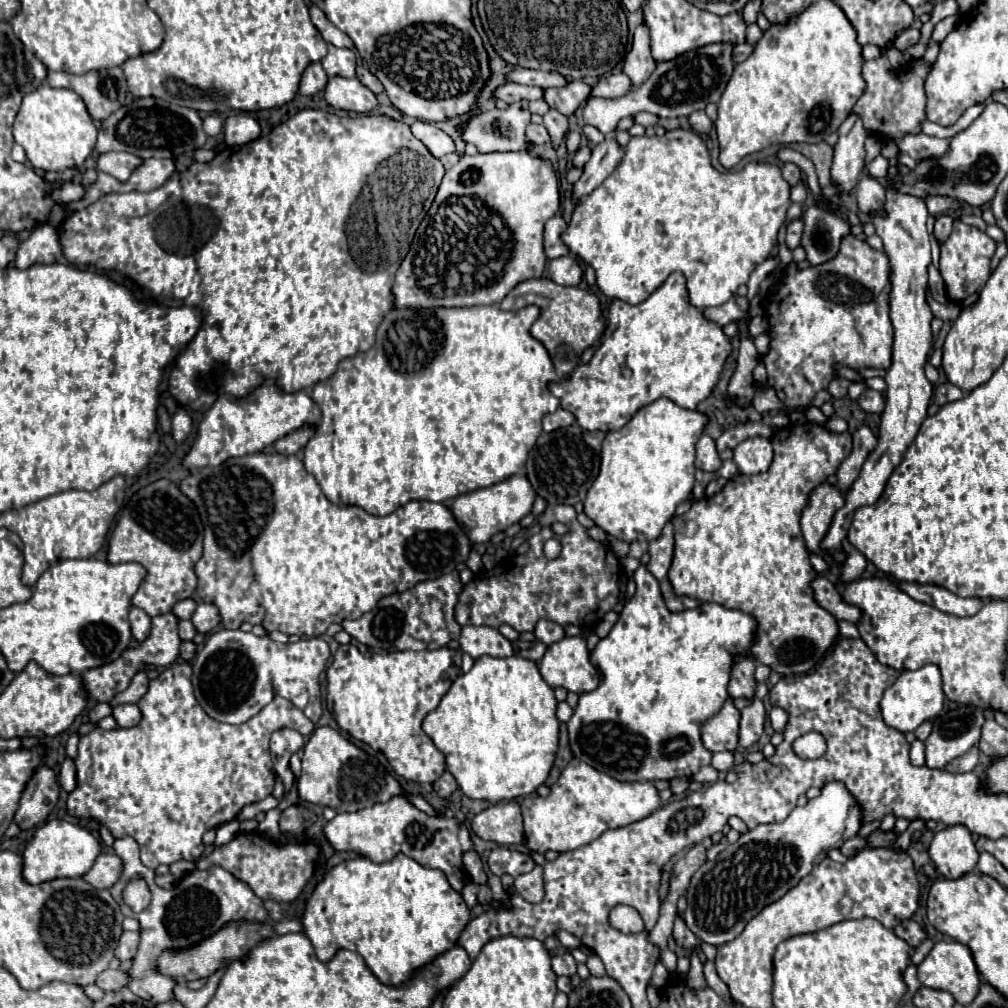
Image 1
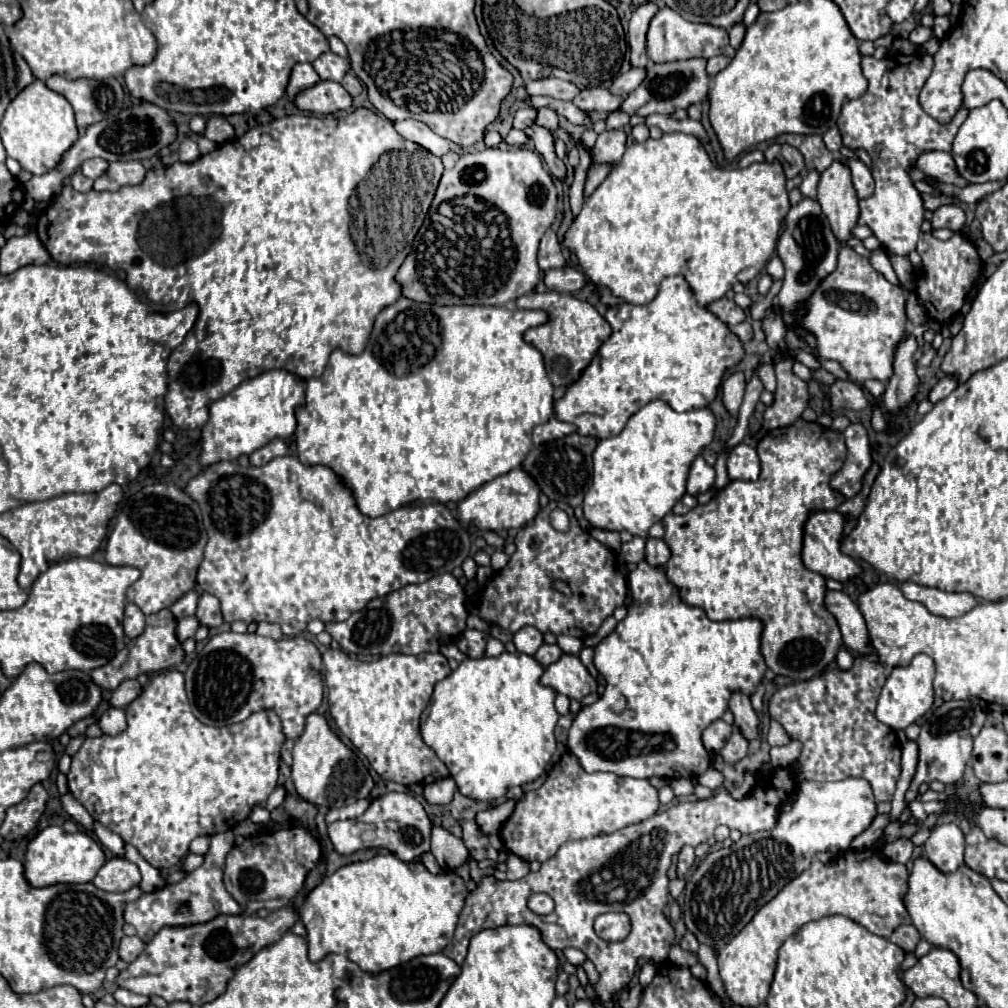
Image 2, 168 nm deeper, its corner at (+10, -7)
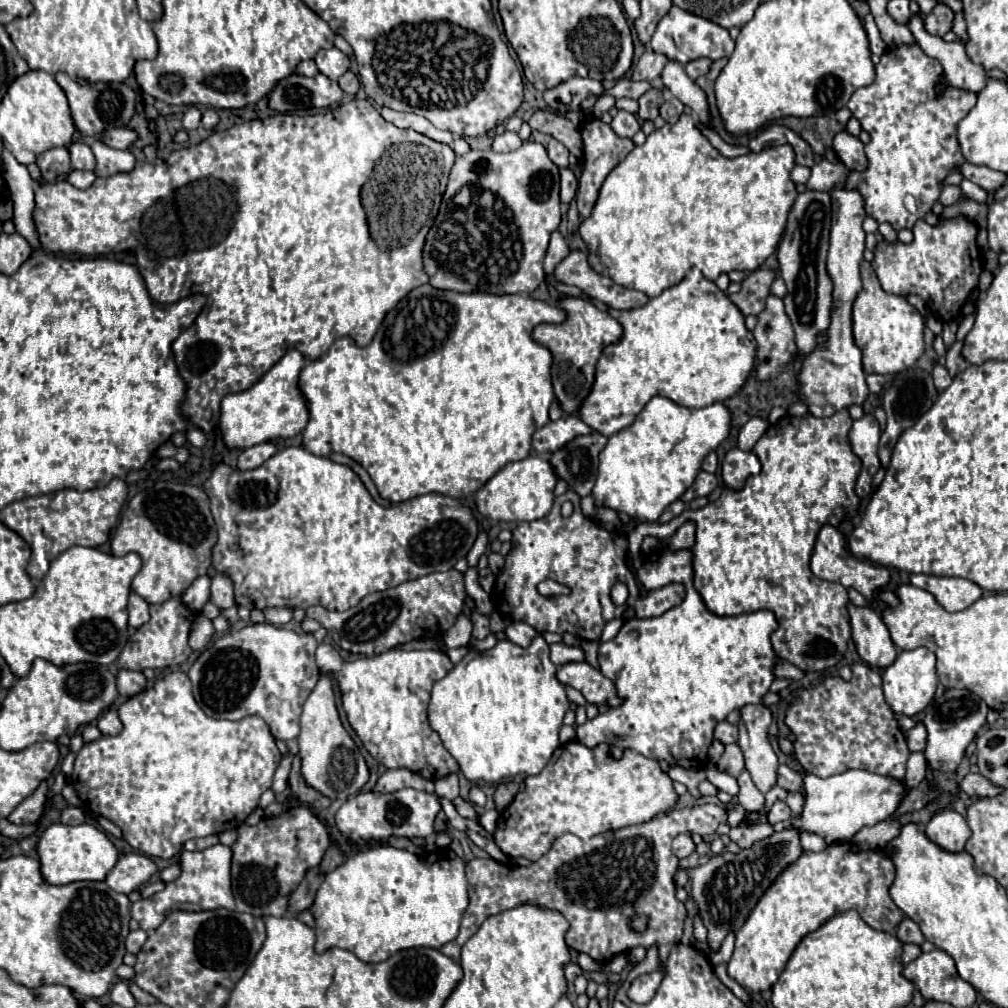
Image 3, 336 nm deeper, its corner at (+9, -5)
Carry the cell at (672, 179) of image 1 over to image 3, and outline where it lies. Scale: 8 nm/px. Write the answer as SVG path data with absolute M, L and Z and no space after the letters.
M681 115L677 123L665 123L661 129L655 129L647 141L639 147L635 147L611 173L609 177L605 179L603 187L601 187L601 193L599 193L599 199L597 199L597 205L591 213L589 219L585 219L579 227L579 233L583 237L583 241L587 243L589 247L589 263L591 267L597 271L597 273L603 273L607 277L611 277L615 283L627 287L627 289L637 289L637 291L643 291L647 297L657 297L661 295L665 289L673 287L678 284L685 274L693 267L697 265L703 275L711 281L715 281L719 277L719 273L729 273L733 269L741 269L741 271L755 271L759 269L759 265L777 249L779 241L781 241L781 235L785 231L785 225L787 225L787 215L797 199L797 189L795 189L795 183L789 179L791 177L791 169L795 167L795 155L793 155L793 149L789 145L777 145L777 147L767 147L767 149L761 149L759 153L747 153L747 155L741 155L741 157L723 157L711 143L709 139L701 133L701 129L697 127L697 121L693 115Z

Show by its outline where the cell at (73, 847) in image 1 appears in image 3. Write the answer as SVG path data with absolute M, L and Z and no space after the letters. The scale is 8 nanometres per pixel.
M83 823L83 825L51 825L39 839L37 845L41 873L47 883L51 885L67 885L73 881L103 881L107 873L119 861L119 851L111 843L111 839L97 827Z

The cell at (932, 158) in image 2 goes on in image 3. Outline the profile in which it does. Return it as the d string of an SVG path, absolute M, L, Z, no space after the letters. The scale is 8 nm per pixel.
M965 163L965 165L961 167L961 173L963 173L969 181L977 183L979 187L983 187L983 189L987 189L987 191L995 191L995 189L999 189L999 187L1007 181L1007 173L989 169L989 167L985 167L985 165Z

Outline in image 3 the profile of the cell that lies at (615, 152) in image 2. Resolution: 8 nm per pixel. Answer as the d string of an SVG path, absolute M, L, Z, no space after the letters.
M619 111L615 117L613 117L613 123L611 123L613 131L619 135L619 137L633 137L641 125L637 121L637 115L633 117L633 113L629 111Z

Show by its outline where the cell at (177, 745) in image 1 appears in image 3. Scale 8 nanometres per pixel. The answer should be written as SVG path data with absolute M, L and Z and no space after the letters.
M171 671L167 673L163 679L155 681L153 687L141 691L139 695L133 695L129 697L119 709L117 709L119 717L121 717L121 723L123 723L123 731L115 737L101 737L97 741L91 741L91 743L85 743L83 749L77 753L75 757L75 769L73 769L73 775L71 775L71 785L73 789L77 791L79 799L97 815L103 815L105 819L113 821L121 831L123 831L123 839L137 851L149 855L149 857L159 857L159 859L171 859L175 857L181 849L183 849L183 843L187 839L193 839L193 837L207 837L207 835L217 835L221 831L227 831L227 829L237 829L239 825L245 823L245 819L251 815L251 811L259 805L259 799L263 795L263 791L271 789L271 779L273 779L273 773L281 761L281 753L275 745L275 739L267 727L267 723L261 719L261 717L243 717L239 721L225 721L225 719L213 719L213 717L207 717L205 711L197 705L193 693L191 693L191 681L189 677L183 673L183 671Z

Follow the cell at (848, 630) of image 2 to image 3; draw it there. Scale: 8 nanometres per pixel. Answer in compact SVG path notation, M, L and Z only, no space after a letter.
M849 605L853 641L861 659L873 669L889 667L897 657L897 647L891 641L889 629L883 623L881 615L871 607Z

